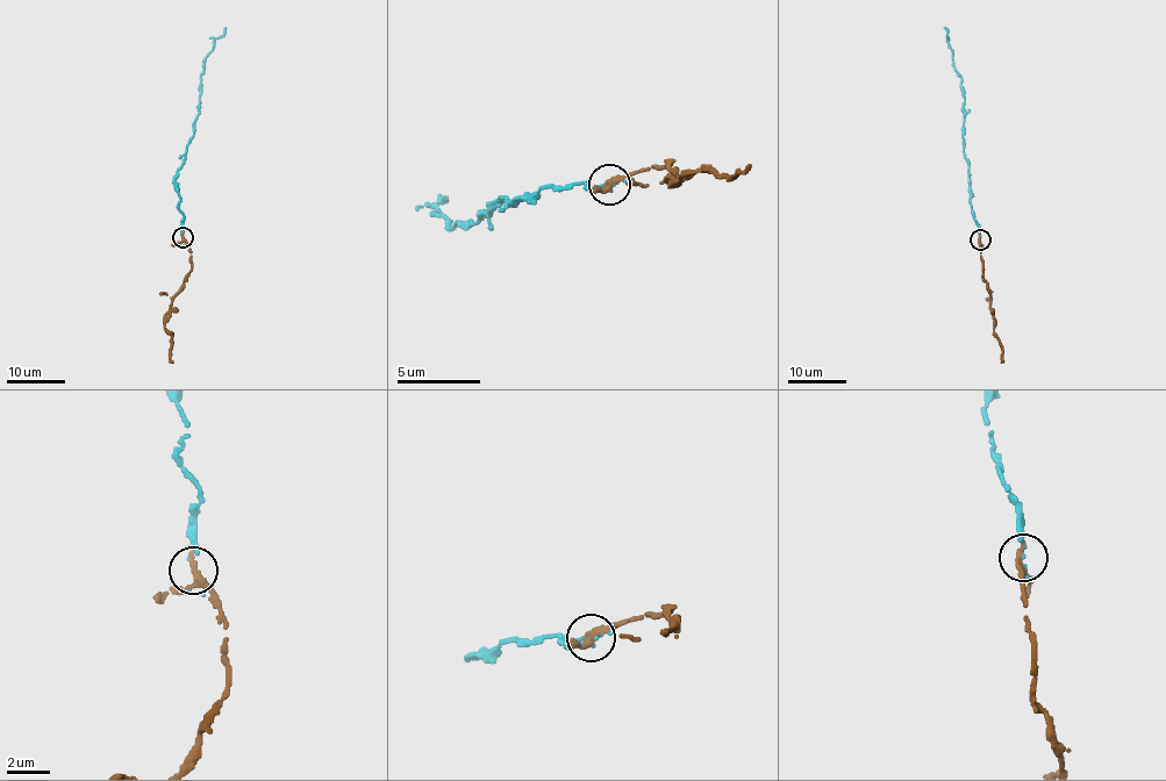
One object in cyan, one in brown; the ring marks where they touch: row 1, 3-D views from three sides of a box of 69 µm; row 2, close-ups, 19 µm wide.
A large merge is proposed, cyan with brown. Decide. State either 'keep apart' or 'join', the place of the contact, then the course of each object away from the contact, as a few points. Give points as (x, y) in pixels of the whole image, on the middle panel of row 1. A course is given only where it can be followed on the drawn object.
join; place (609, 185); course cyan (610, 185), (496, 199), (448, 229), (434, 216), (437, 193); course brown (610, 181), (673, 160), (676, 167), (667, 180), (676, 178), (672, 183), (681, 174), (729, 178), (751, 166)

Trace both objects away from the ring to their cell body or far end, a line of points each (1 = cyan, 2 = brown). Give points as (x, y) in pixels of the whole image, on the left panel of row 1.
1: (183, 237), (184, 214), (174, 174), (185, 157), (199, 113), (205, 59), (224, 27)
2: (183, 237), (190, 253), (191, 272), (173, 298), (164, 327), (171, 337), (170, 359), (173, 362)

